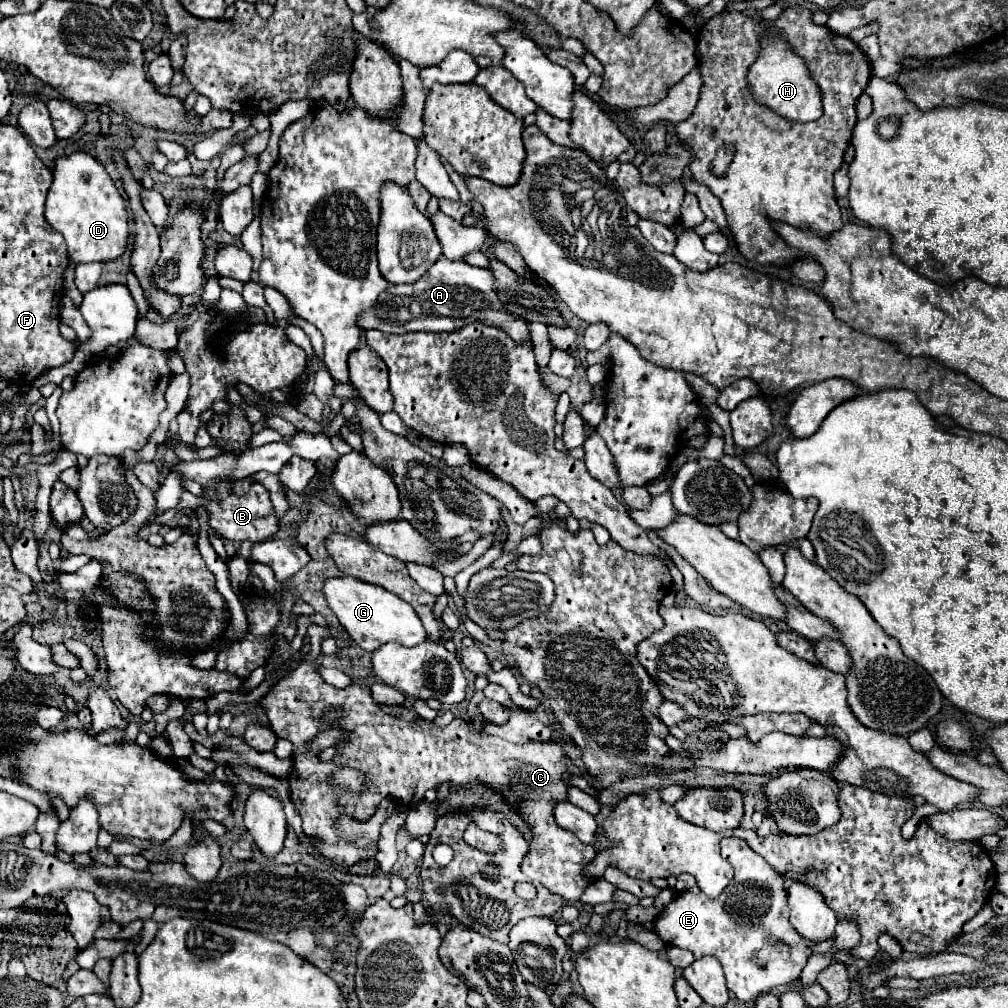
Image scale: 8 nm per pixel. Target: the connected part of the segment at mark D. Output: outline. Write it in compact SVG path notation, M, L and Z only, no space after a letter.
M86 152L60 156L54 168L54 182L46 200L46 222L66 238L72 262L108 262L126 252L128 212L114 180L106 168Z

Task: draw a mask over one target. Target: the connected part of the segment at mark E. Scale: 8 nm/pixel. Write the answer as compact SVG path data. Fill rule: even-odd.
M724 838L720 846L722 856L734 866L734 878L726 890L718 898L708 898L698 886L680 892L654 920L652 932L656 932L666 944L694 952L694 958L718 958L724 968L728 990L734 992L738 1000L754 1000L758 994L794 982L806 966L810 954L806 938L800 938L788 922L788 896L780 874L776 874L774 868L744 840ZM768 940L778 940L788 946L788 968L778 970L778 974L768 974L768 970L756 962L756 952L762 950L762 944Z

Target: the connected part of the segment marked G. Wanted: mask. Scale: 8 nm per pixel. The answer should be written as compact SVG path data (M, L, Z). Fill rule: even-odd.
M338 576L338 578L326 578L322 592L328 608L334 612L340 626L348 632L352 642L362 650L374 652L378 646L390 640L402 642L404 646L416 646L426 640L422 622L420 618L416 618L412 606L408 606L408 602L396 598L396 594L376 584L368 584L352 576Z

